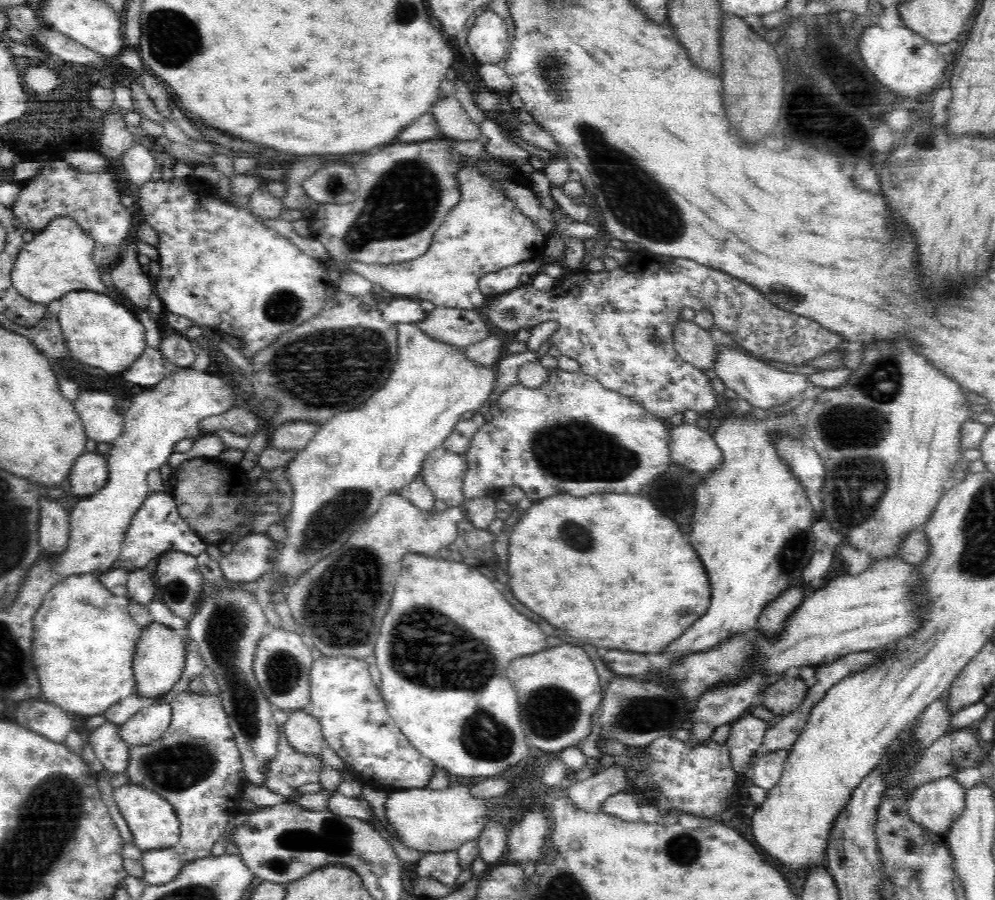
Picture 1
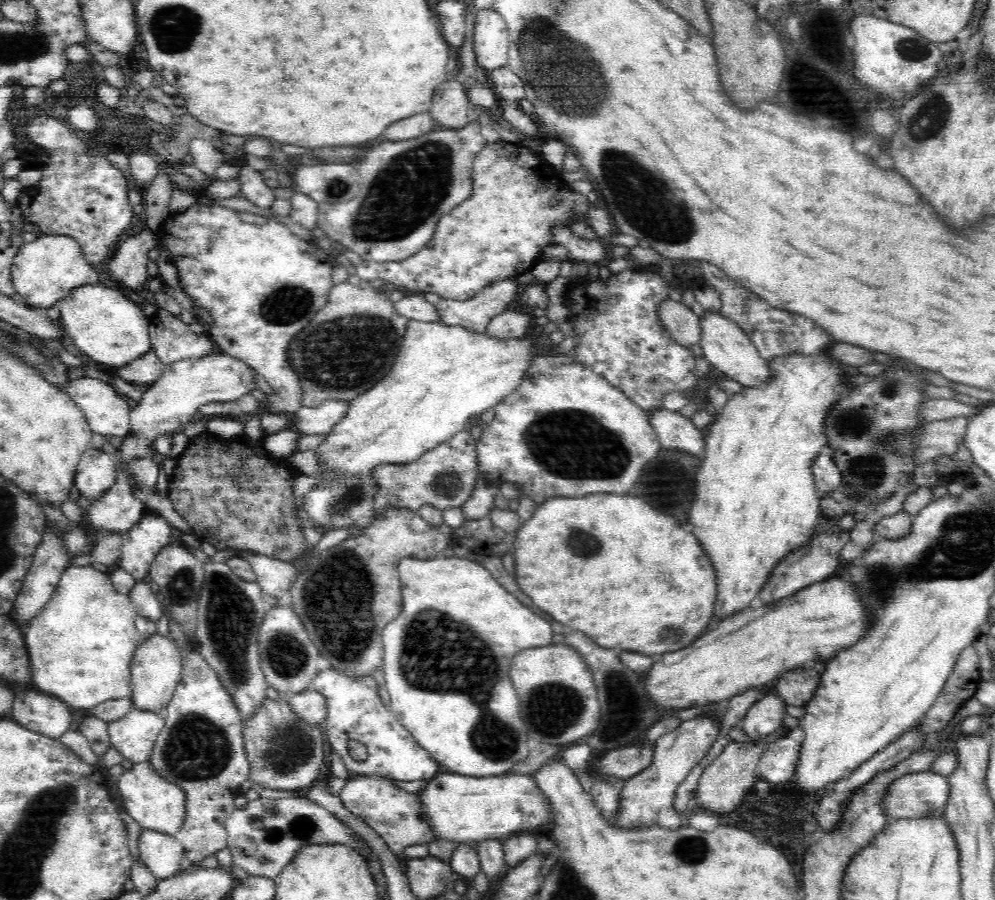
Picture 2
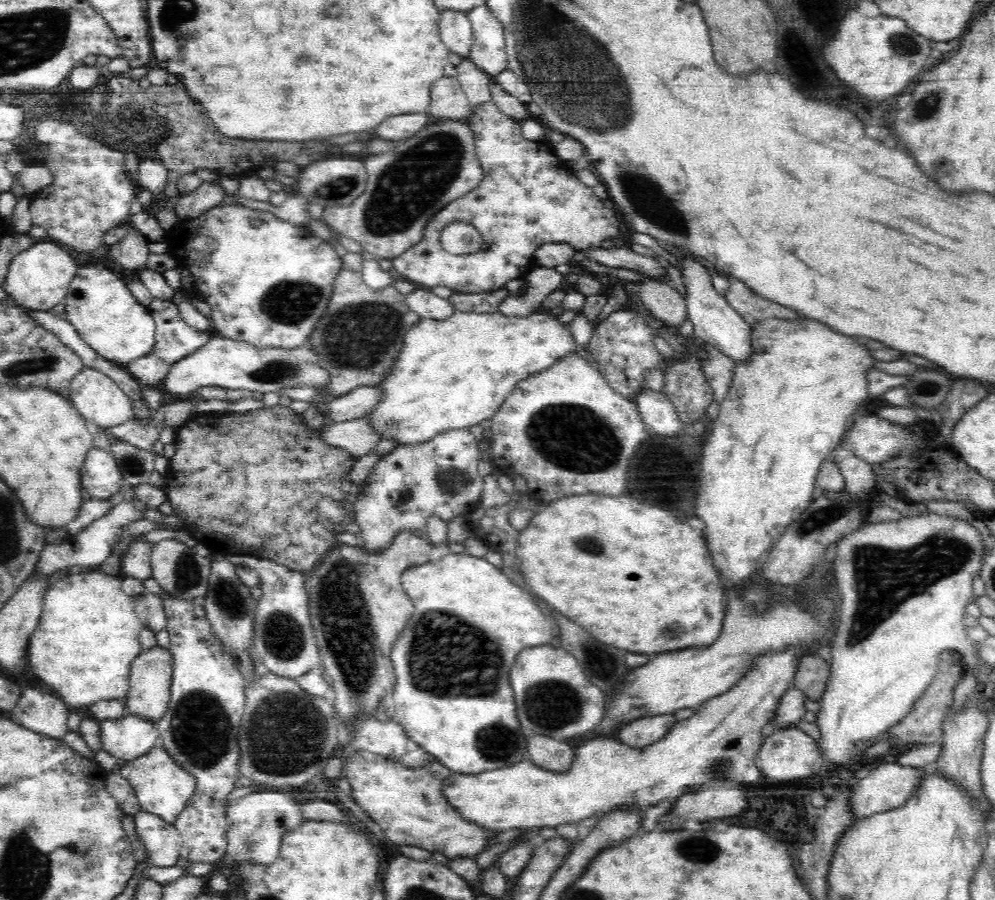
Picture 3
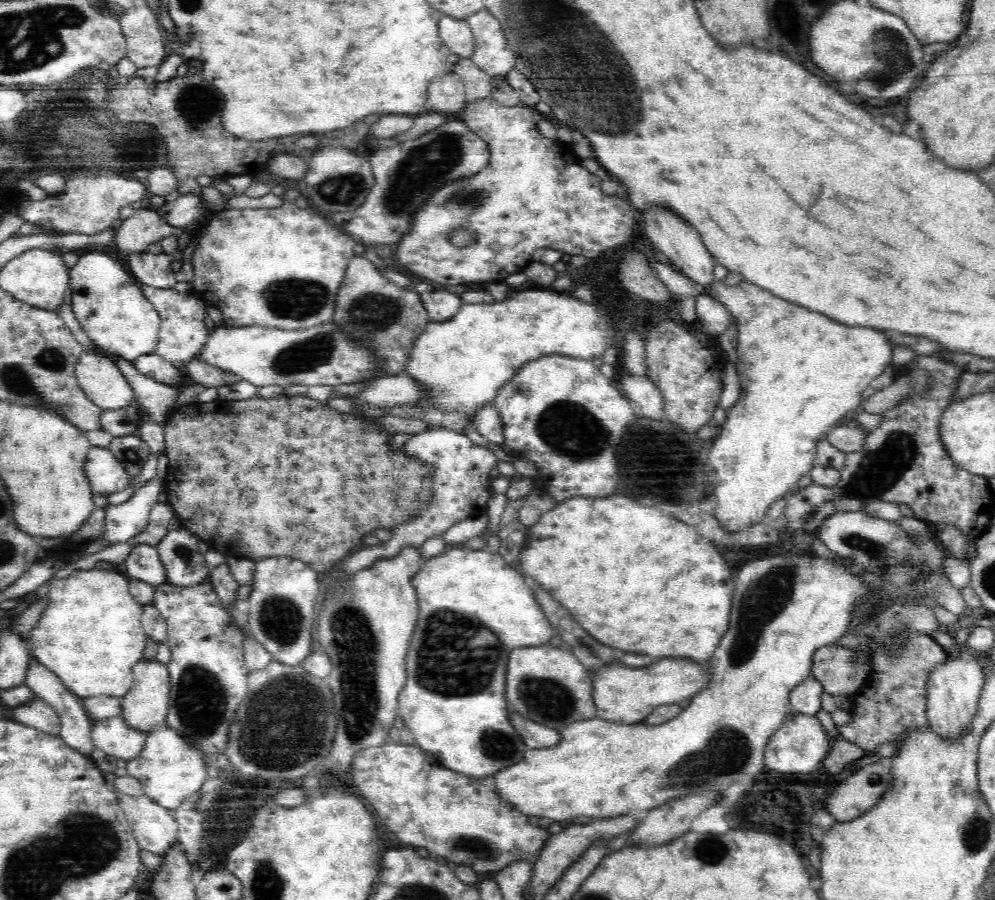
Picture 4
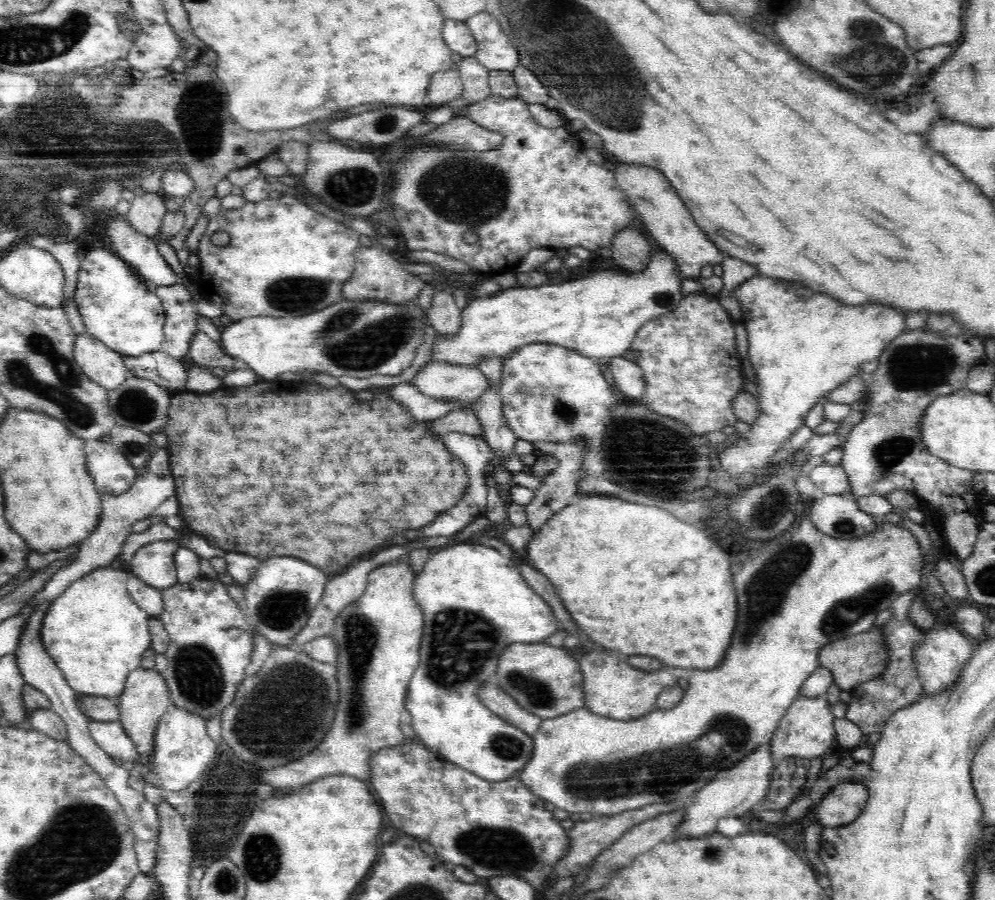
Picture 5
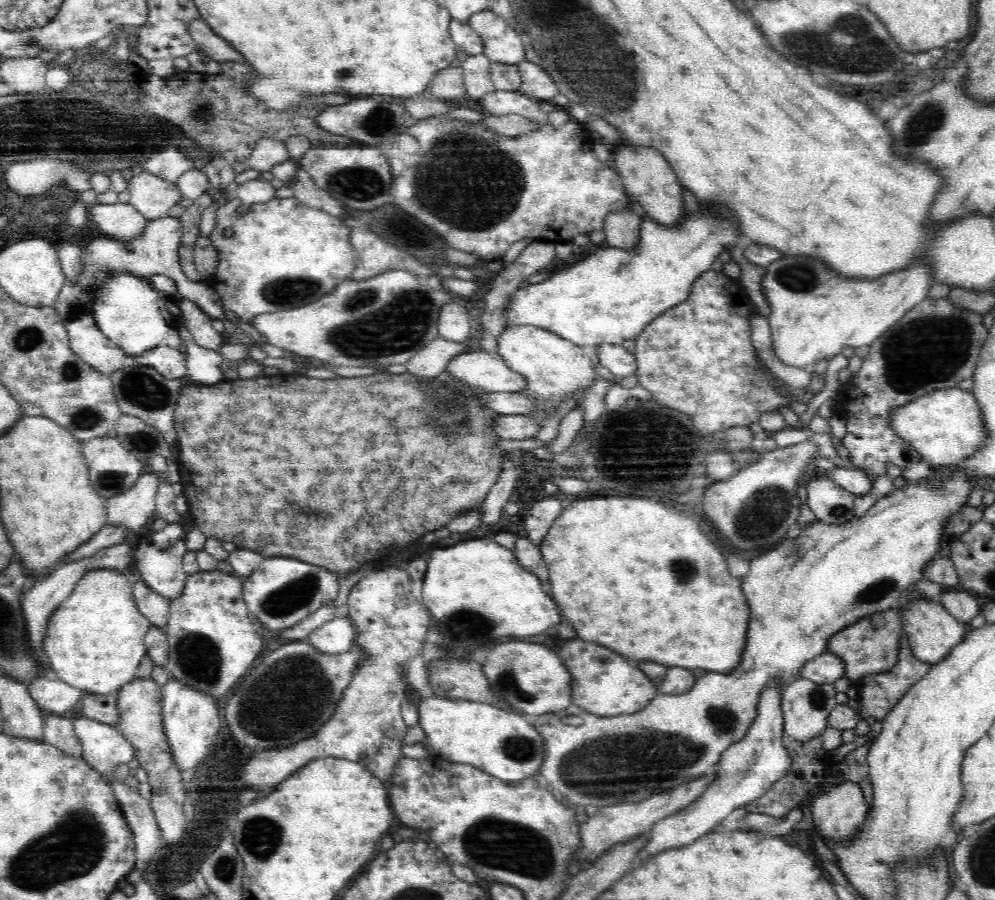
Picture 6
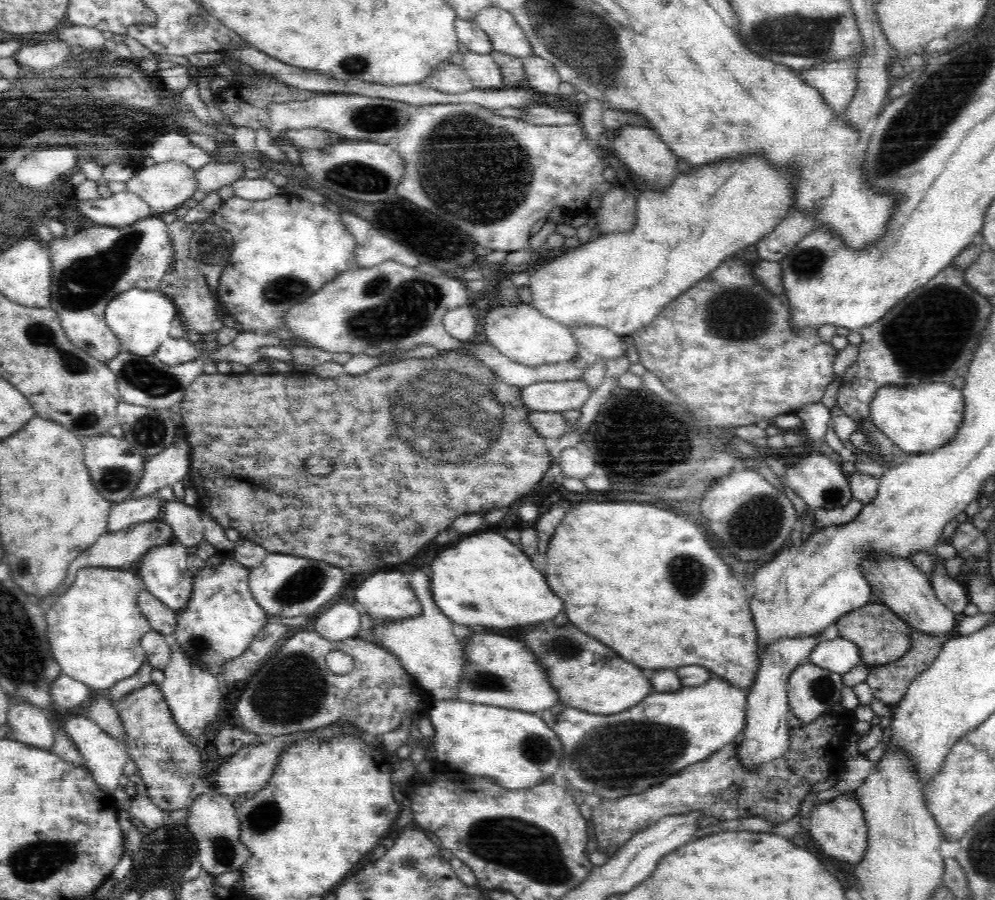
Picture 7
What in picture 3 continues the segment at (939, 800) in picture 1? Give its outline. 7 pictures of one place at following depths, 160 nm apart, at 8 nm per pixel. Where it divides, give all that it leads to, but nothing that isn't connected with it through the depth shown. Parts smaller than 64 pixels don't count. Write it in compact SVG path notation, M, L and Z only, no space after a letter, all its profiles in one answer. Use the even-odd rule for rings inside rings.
M885 763L877 766L875 769L866 770L864 776L852 786L850 794L850 806L853 814L860 818L870 817L874 814L884 813L898 806L902 806L910 794L918 788L919 779L922 778L922 772L914 767L905 767L900 763Z

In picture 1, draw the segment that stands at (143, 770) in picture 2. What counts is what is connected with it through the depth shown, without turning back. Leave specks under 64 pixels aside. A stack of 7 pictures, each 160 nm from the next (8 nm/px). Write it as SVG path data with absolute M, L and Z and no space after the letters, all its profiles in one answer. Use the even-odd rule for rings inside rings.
M137 783L124 784L113 789L116 806L124 817L133 836L133 843L141 850L156 850L159 847L173 848L178 844L181 828L174 806L157 791L148 790Z

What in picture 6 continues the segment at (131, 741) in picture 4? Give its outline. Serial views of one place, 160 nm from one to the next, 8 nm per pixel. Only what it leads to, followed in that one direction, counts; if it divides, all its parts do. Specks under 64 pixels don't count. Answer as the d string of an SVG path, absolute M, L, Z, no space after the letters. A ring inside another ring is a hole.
M84 717L74 720L74 730L83 747L82 758L111 784L118 764L135 758L131 743L117 726Z

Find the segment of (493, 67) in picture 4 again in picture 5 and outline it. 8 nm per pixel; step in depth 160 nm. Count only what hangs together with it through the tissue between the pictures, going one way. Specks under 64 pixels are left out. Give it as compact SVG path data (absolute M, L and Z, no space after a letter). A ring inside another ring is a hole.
M484 10L471 16L466 23L478 43L474 56L480 64L490 70L508 71L519 65L518 52L502 32L497 18Z

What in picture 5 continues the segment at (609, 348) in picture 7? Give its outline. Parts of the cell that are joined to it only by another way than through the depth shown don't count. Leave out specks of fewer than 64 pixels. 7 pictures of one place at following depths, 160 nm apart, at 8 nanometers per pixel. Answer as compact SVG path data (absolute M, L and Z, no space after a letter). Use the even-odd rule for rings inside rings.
M614 356L608 360L608 369L615 380L616 390L626 398L634 398L637 402L643 402L646 394L646 381L644 381L642 369L635 361L628 358Z

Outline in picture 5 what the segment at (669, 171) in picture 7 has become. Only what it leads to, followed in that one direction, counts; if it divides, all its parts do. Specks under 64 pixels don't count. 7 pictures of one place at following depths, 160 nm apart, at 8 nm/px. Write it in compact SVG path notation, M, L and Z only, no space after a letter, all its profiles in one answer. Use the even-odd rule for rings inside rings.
M620 162L615 168L615 177L631 208L638 212L642 224L646 226L648 238L655 240L658 246L669 251L669 254L678 260L678 267L681 268L681 275L684 278L700 281L703 266L721 265L725 260L726 255L698 230L692 214L684 208L682 200L678 198L678 194L674 194L674 188L668 184L668 180L662 174L658 174L650 166Z

